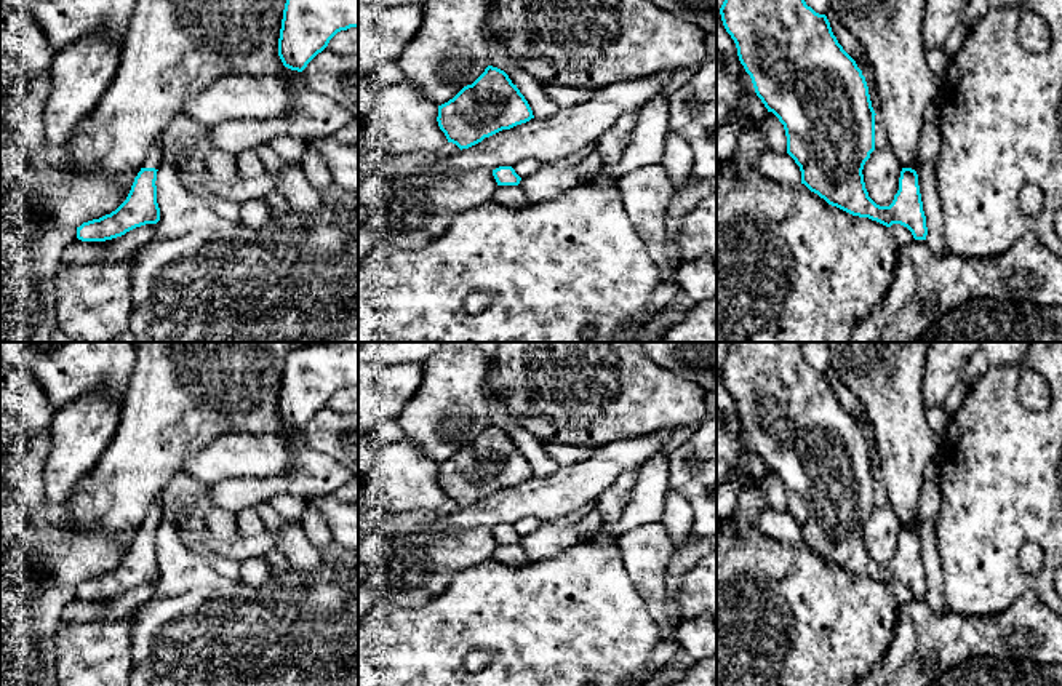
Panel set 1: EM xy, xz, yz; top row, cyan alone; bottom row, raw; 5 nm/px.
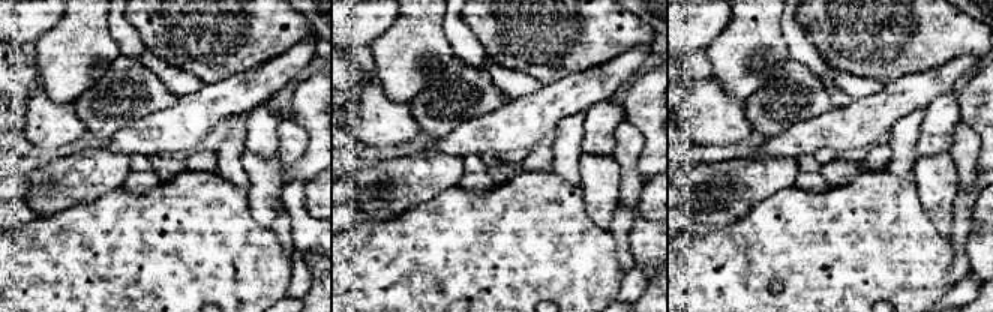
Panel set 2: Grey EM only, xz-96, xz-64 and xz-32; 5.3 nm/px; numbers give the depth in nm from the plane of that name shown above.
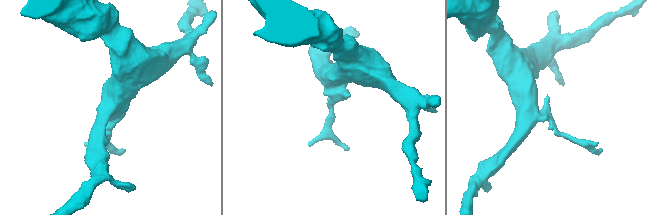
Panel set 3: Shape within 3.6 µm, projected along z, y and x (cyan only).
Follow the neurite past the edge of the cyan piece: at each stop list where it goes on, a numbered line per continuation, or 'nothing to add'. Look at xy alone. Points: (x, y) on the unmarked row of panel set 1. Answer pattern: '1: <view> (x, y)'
1: xy (155, 514)

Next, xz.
nothing to add

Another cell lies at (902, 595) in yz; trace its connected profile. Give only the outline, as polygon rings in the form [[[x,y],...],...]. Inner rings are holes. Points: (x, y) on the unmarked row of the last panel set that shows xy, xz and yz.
[[[892,582],[889,587],[894,593],[894,600],[896,600],[897,606],[905,606],[907,603],[910,603],[915,598],[912,590],[900,582]]]

